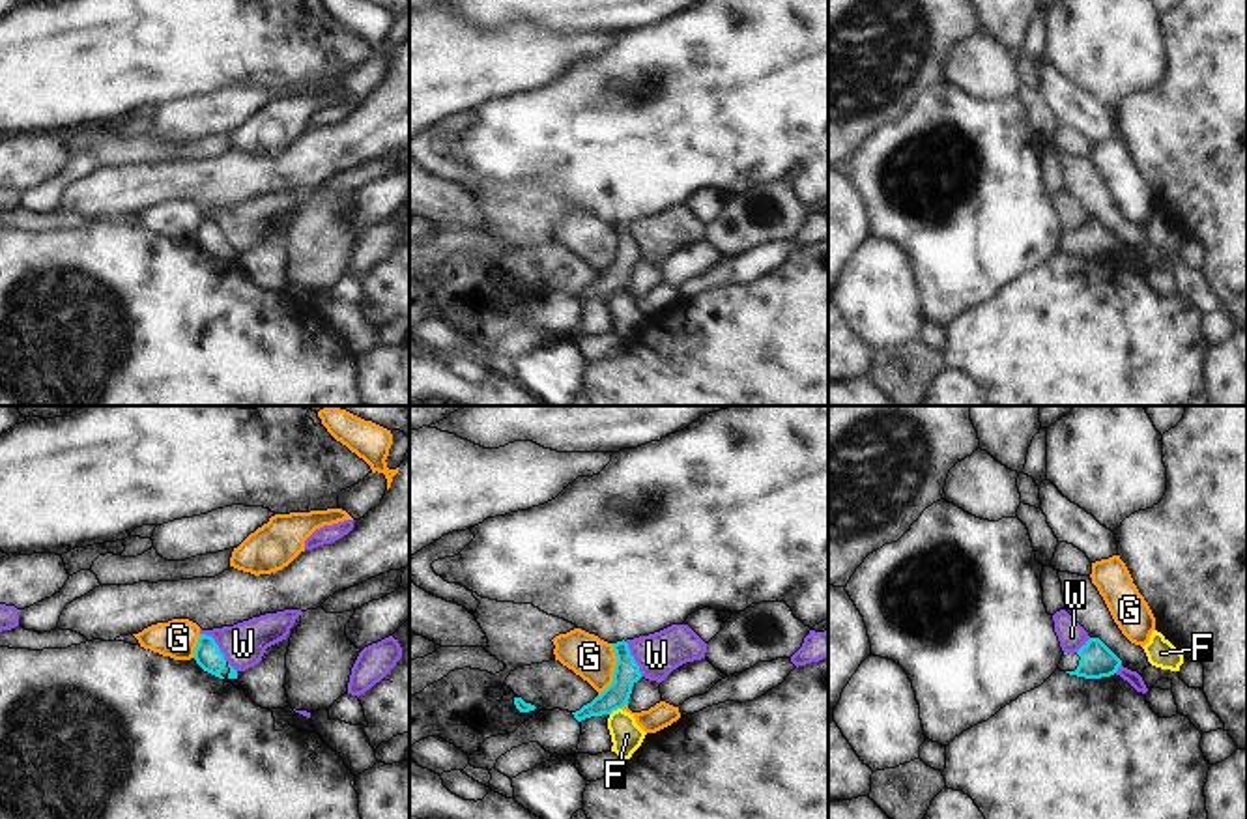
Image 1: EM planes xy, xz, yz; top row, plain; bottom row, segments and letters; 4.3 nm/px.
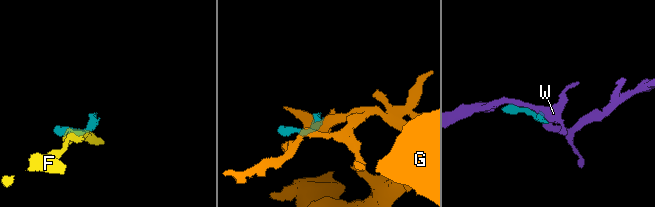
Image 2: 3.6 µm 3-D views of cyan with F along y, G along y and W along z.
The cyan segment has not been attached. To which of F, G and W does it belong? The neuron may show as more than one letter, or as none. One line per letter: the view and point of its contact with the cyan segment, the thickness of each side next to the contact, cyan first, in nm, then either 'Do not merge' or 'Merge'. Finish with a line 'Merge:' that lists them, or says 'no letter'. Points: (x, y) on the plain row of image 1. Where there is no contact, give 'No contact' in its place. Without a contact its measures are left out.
F: Touches cyan at xz (616, 290). Thickness 110 nm (cyan) against 140 nm. Do not merge
G: Touches cyan at xz (616, 251). Thickness 110 nm (cyan) against 190 nm. Do not merge
W: Touches cyan at xy (219, 230). Thickness 120 nm (cyan) against 190 nm. Do not merge
Merge: no letter.

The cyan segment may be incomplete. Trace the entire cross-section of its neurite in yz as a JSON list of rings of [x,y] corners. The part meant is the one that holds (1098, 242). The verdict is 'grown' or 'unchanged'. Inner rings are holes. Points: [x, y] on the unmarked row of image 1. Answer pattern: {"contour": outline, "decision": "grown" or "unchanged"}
{"contour": [[[1090,219],[1077,234],[1062,237],[1058,251],[1084,260],[1111,258],[1122,241],[1099,221]]], "decision": "grown"}

